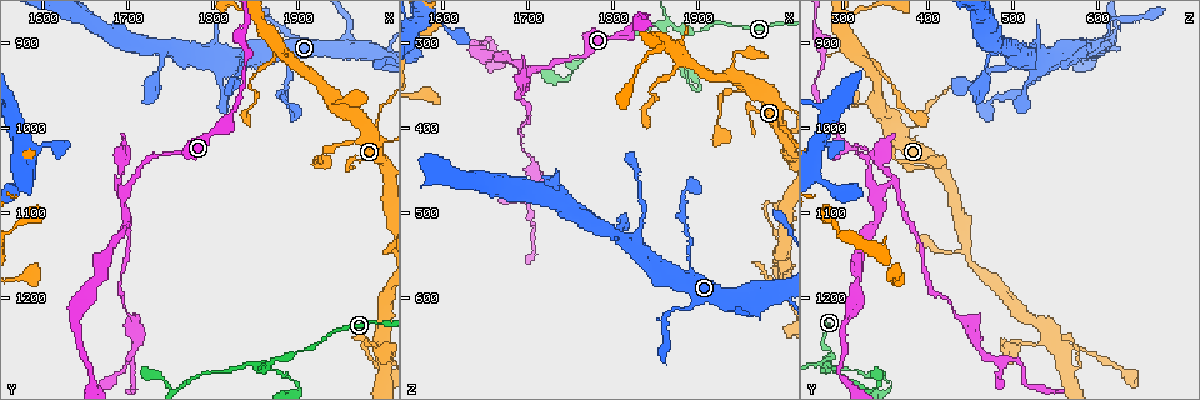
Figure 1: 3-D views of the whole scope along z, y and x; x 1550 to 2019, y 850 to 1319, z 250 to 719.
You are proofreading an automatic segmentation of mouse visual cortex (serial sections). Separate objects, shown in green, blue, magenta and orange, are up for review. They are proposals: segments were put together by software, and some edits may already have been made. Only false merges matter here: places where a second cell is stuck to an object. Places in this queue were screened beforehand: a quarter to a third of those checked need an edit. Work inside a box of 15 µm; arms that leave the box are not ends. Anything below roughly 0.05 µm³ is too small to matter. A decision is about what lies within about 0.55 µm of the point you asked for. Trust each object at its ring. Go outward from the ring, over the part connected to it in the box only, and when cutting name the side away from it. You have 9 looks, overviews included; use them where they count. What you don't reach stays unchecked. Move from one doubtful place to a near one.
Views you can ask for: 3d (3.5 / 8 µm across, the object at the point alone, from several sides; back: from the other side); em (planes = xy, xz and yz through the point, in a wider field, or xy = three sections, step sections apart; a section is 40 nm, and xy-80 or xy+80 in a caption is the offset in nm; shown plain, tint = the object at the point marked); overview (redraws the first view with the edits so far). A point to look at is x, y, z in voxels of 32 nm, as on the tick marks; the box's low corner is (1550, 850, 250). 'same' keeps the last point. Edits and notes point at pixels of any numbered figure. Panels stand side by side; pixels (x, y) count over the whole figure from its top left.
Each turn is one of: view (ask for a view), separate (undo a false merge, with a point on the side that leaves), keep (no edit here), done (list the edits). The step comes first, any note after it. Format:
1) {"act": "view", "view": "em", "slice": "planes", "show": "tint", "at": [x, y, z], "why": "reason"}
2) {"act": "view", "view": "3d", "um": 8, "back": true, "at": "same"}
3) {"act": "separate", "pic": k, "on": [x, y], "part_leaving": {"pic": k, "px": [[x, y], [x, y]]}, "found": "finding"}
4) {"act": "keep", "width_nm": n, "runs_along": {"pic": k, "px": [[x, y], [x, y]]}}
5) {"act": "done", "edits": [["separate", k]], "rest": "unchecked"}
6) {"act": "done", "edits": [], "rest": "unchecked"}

{"act": "view", "view": "3d", "um": 3.5, "at": [1830, 920, 505], "why": "a narrow waist"}

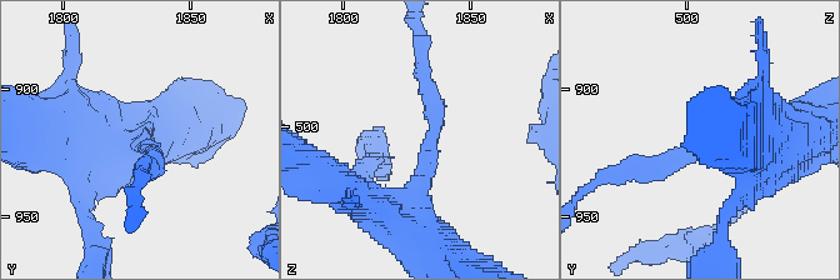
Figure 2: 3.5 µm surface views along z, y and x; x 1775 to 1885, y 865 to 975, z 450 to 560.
{"act": "view", "view": "em", "slice": "planes", "show": "tint", "at": [1834, 924, 509], "arm_widths_nm": [250, 400]}

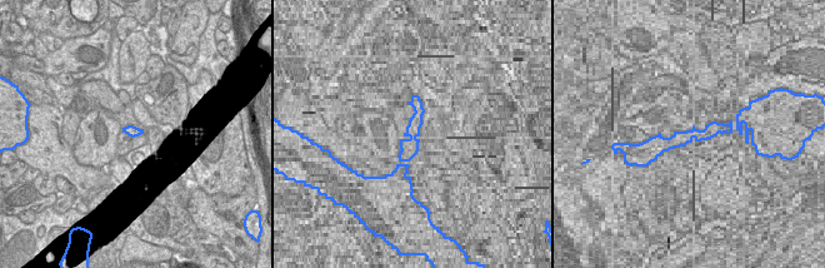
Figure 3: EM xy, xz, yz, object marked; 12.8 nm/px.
{"act": "keep", "runs_along": {"pic": 2, "px": [[784, 139], [634, 170]]}, "found": "one cell here"}

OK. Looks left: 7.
{"act": "view", "view": "3d", "um": 3.5, "at": [1890, 945, 525]}

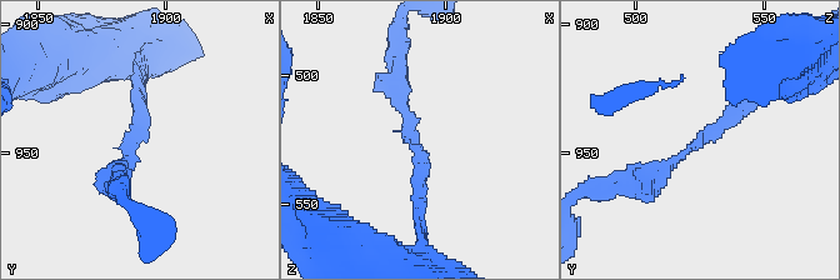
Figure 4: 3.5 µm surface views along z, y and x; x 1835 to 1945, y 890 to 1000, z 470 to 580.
{"act": "view", "view": "em", "slice": "planes", "show": "tint", "at": [1888, 945, 528], "arm_widths_nm": [150, 200], "why": "shape alone is not enough"}

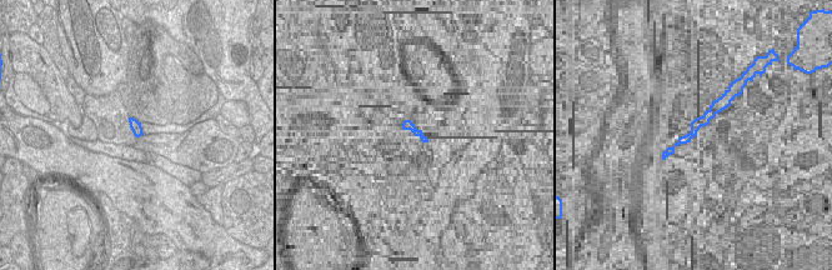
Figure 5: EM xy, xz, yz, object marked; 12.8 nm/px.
{"act": "keep", "width_nm": 140, "runs_along": {"pic": 4, "px": [[765, 83], [718, 133], [644, 186]]}, "found": "all the same cell"}

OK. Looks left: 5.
{"act": "view", "view": "3d", "um": 3.5, "back": true, "at": [1940, 970, 340], "why": "thin neck"}

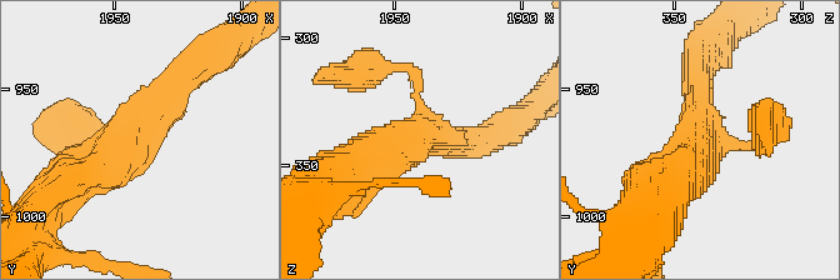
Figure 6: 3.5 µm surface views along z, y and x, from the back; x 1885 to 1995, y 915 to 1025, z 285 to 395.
{"act": "view", "view": "em", "slice": "planes", "show": "plain", "at": [1938, 967, 340], "arms": 3, "arm_widths_nm": [100, 350, 600]}

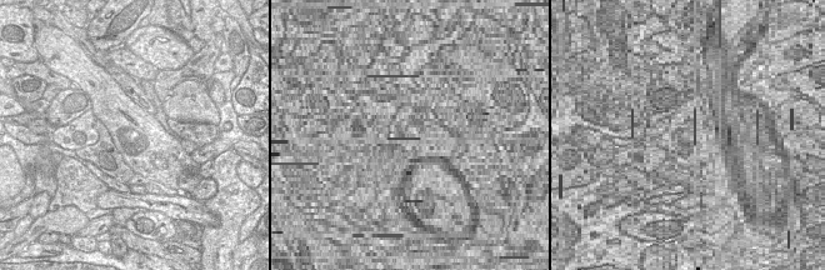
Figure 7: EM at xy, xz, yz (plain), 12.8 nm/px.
{"act": "view", "view": "em", "slice": "planes", "show": "tint", "at": "same"}

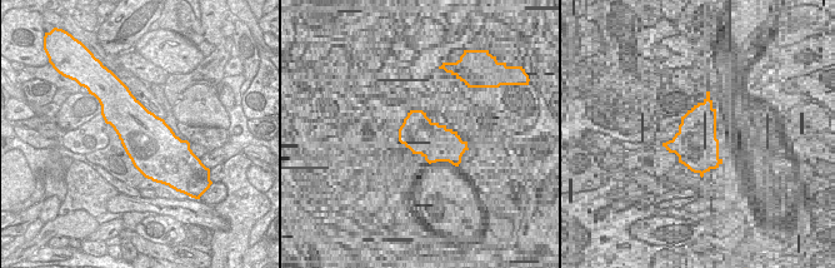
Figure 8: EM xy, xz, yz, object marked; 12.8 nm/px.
{"act": "keep", "width_nm": 650, "runs_along": {"pic": 6, "px": [[76, 176], [123, 153], [195, 69]]}, "found": "continuous, no second cell"}

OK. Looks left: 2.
{"act": "view", "view": "3d", "um": 3.5, "at": [1690, 1065, 360], "why": "two arms in line, one across"}

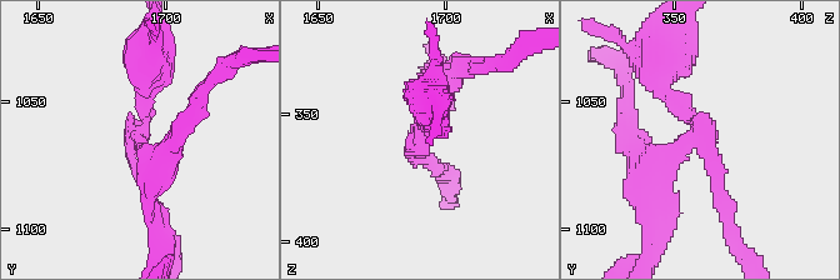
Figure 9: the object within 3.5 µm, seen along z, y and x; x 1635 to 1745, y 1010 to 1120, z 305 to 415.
{"act": "view", "view": "em", "slice": "xy", "step": 3, "show": "tint", "at": [1691, 1066, 359], "arms": 3, "arm_widths_nm": [150, 250, 250], "why": "now the EM"}

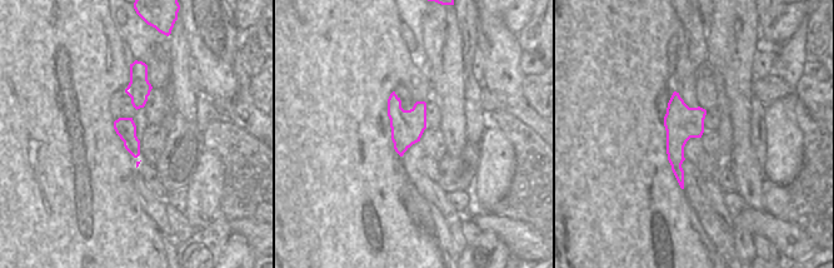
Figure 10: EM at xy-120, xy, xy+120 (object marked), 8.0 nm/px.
{"act": "separate", "pic": 9, "on": [686, 98], "part_leaving": {"pic": 9, "px": [[691, 140], [714, 163], [733, 240]]}, "found": "a second cell is stuck on"}

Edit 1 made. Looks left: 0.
{"act": "done", "edits": [["separate", 9]], "rest": "unchecked"}

